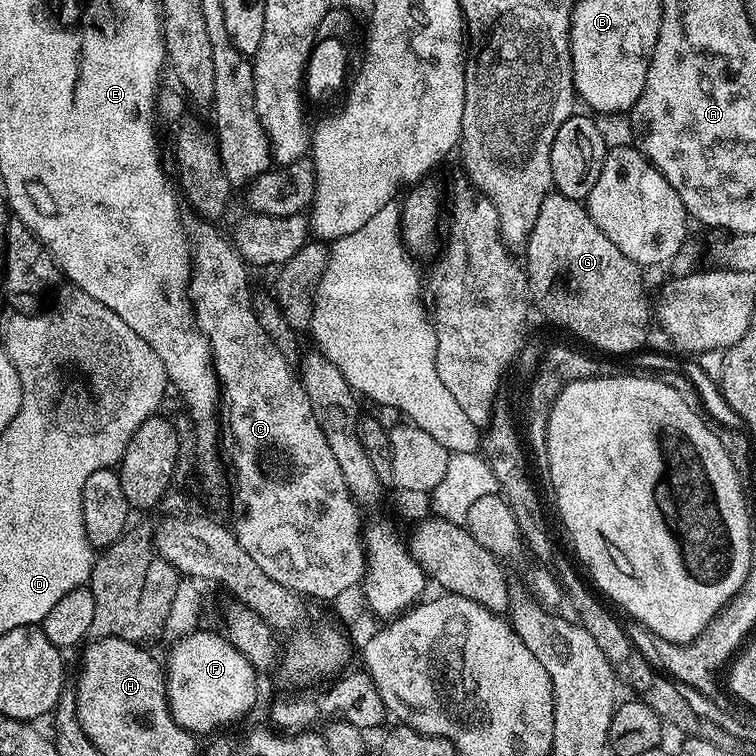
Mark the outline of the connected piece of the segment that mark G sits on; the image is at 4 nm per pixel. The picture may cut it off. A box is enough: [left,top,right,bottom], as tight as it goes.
[526,190,650,354]

